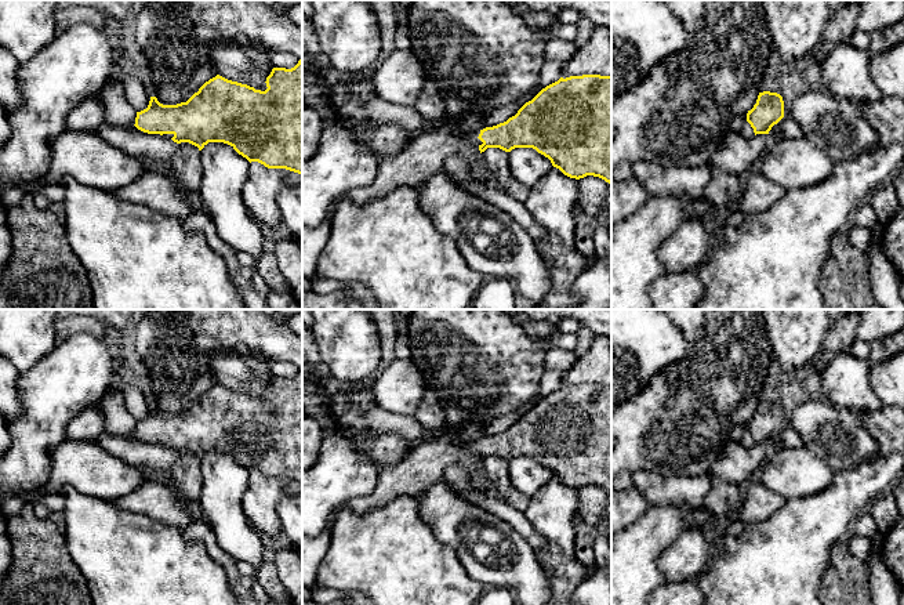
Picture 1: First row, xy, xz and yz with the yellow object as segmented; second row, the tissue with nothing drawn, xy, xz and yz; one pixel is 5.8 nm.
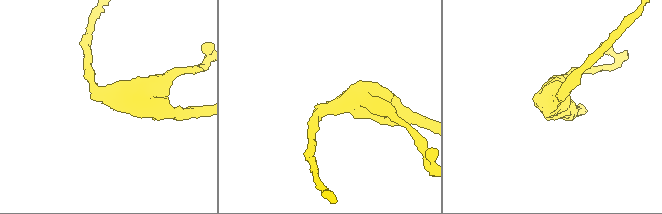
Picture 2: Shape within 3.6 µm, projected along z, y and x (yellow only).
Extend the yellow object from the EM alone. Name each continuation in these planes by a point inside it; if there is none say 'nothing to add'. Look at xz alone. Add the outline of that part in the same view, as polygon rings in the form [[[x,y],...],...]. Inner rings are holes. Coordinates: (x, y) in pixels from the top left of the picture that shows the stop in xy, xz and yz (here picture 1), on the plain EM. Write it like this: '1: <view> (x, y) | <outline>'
1: xz (472, 446) | [[[473,441],[473,442],[469,442],[469,443],[464,443],[462,446],[476,454],[482,454],[483,452],[478,448],[480,443],[480,441]]]

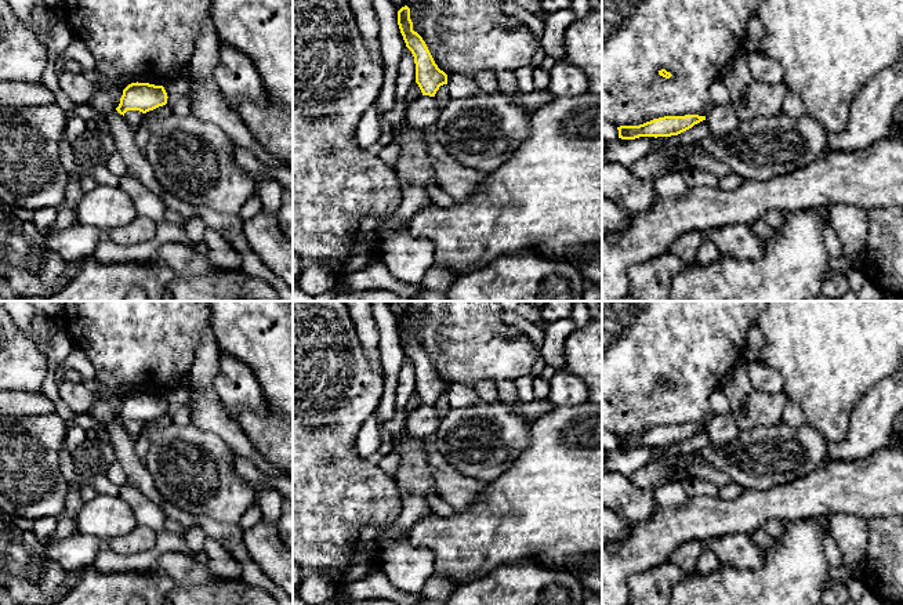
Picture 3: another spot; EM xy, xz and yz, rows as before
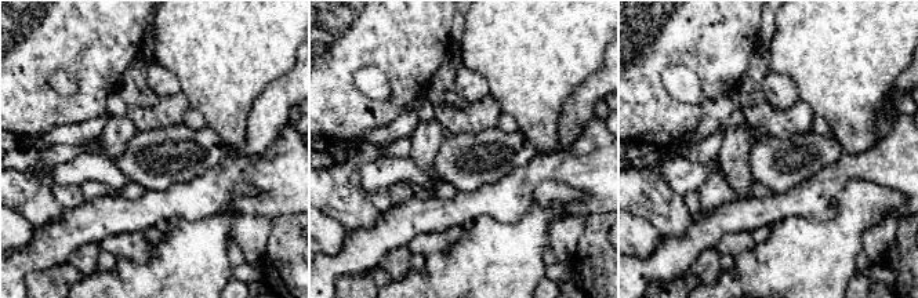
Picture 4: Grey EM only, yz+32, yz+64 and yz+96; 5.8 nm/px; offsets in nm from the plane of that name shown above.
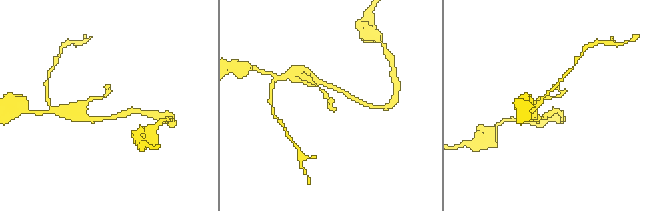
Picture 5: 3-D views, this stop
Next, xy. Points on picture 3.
nothing to add

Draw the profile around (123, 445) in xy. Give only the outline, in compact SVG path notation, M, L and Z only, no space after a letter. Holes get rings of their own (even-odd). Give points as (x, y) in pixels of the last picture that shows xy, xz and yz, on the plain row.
M116 419L97 427L101 427L108 434L115 450L116 463L124 470L127 482L137 488L152 503L162 507L163 497L157 492L145 464L138 459L135 452L137 441L128 435L126 427Z

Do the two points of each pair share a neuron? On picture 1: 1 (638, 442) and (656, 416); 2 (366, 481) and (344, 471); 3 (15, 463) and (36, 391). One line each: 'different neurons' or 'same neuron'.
1: same neuron
2: same neuron
3: same neuron

